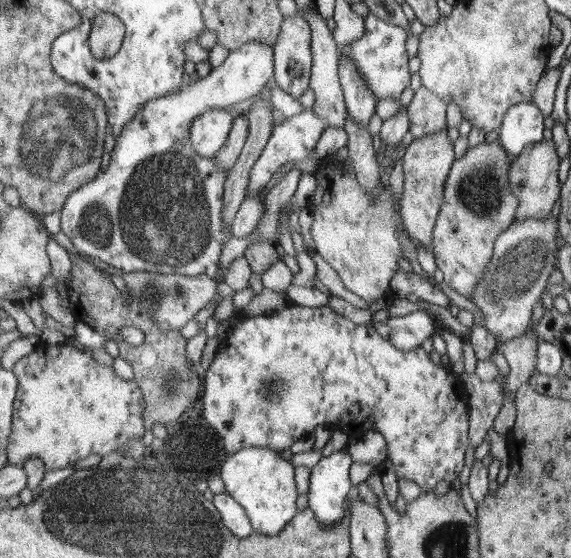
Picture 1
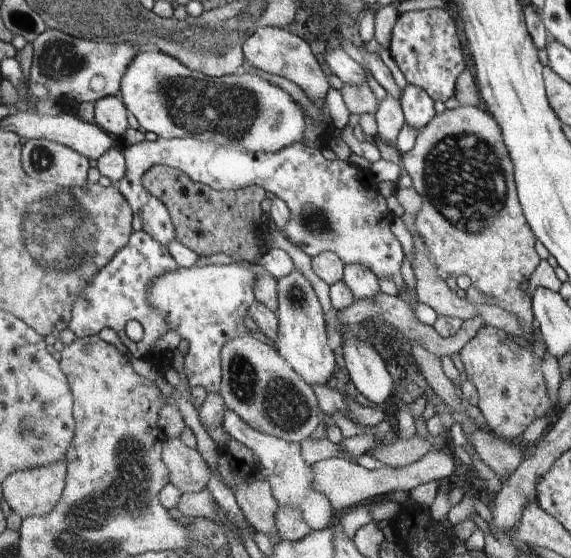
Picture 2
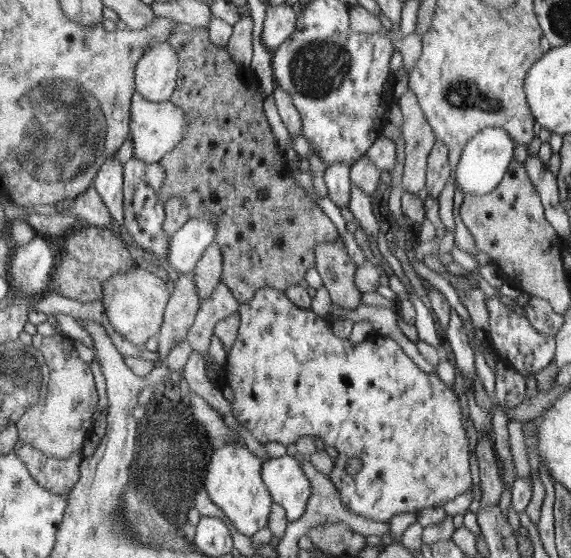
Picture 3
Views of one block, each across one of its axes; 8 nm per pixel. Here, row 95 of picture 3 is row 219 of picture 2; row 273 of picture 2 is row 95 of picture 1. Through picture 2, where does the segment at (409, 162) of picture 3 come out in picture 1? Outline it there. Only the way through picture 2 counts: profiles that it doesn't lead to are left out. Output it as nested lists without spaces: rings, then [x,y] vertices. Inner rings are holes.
[[[424,86],[418,87],[405,101],[414,139],[440,132],[447,126],[447,101]]]

